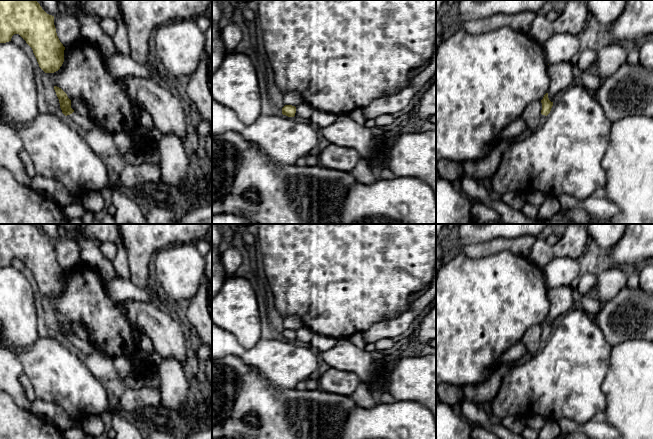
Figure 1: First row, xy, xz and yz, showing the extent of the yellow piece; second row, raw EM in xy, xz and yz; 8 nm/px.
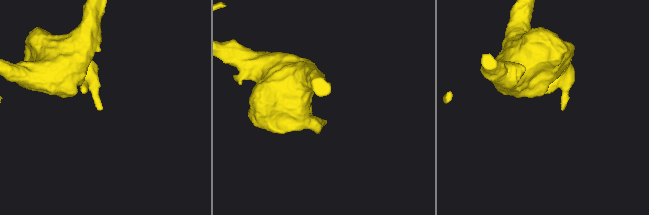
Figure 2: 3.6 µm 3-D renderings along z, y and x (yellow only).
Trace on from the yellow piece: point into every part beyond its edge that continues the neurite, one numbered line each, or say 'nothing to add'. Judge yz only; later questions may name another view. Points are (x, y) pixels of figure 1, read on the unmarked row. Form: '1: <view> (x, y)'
nothing to add

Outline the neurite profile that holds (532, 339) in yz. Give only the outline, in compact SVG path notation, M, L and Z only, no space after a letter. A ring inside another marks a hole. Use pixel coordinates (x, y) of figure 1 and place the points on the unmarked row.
M540 324L531 326L522 337L522 342L530 353L531 357L534 357L541 349L543 342L541 338L542 327Z

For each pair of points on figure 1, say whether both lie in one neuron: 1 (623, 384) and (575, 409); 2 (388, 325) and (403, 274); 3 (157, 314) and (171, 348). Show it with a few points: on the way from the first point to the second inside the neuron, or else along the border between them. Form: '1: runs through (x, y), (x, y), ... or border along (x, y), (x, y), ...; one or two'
1: border along (608, 370), (602, 385), (606, 401), (603, 411); two
2: border along (405, 311), (392, 318), (378, 321), (368, 328); two
3: runs through (158, 322), (169, 333), (169, 340); one

